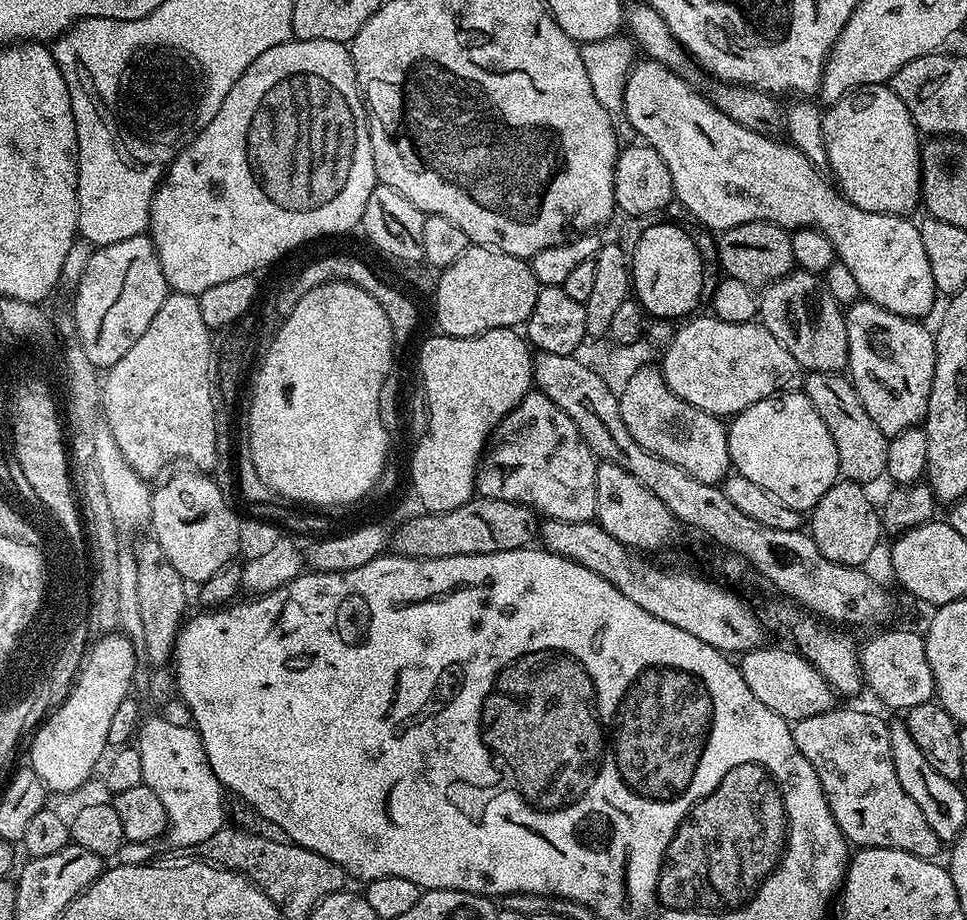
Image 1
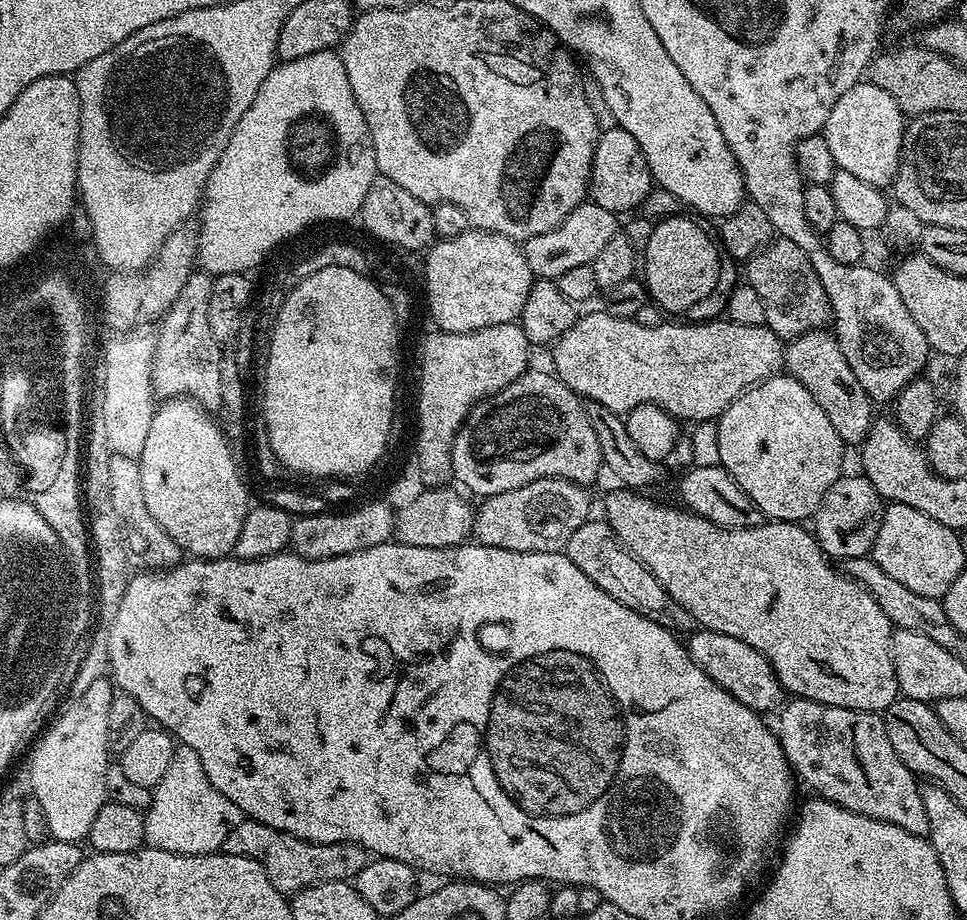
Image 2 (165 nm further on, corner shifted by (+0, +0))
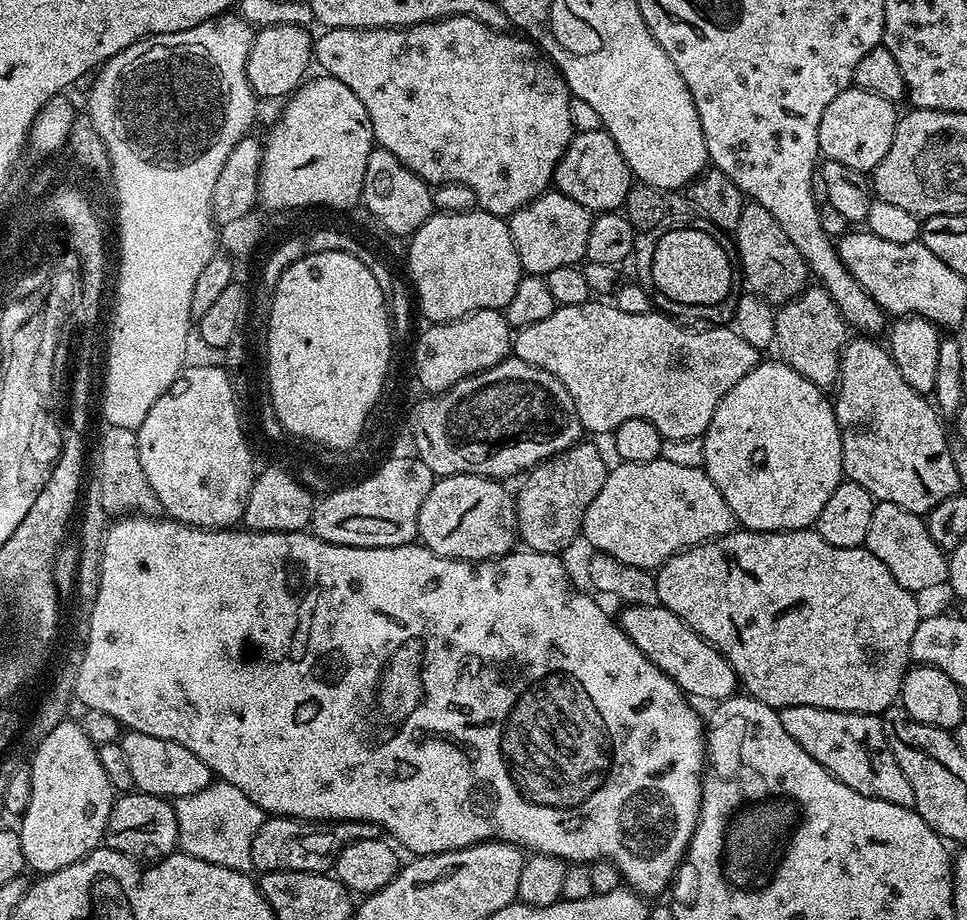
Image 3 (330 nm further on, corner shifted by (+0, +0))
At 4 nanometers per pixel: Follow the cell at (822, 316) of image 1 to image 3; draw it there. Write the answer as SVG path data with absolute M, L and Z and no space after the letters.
M751 202L745 203L740 224L734 229L734 236L736 236L736 252L740 255L739 271L740 268L744 271L747 287L756 295L773 306L779 306L787 304L798 293L804 291L810 280L808 265L805 264L802 254L794 250L794 242L786 238L782 226L774 222L774 217L763 206Z

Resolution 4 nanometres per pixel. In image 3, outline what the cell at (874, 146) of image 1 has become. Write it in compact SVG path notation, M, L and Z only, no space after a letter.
M850 86L830 106L826 106L826 114L822 114L822 122L818 122L818 146L824 160L842 162L842 166L850 166L850 170L858 170L865 174L886 158L886 150L890 150L890 142L894 142L894 130L898 119L897 105L893 101L882 98L864 88Z

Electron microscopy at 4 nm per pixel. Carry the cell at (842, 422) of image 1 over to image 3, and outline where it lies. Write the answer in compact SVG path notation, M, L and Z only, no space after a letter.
M805 287L803 292L798 293L787 304L779 305L774 322L774 338L775 351L780 351L777 352L779 359L798 370L802 378L814 382L814 386L822 390L837 387L840 379L840 354L850 339L850 329L845 324L834 298L830 298L825 288Z

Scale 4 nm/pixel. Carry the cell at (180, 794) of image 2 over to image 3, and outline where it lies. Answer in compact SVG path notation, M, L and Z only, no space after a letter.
M217 779L198 790L198 794L179 797L174 807L178 818L179 851L202 858L202 862L210 862L214 866L226 866L239 872L253 871L250 846L254 846L254 834L258 834L264 824L266 813L250 802L238 786L230 786L224 780Z

